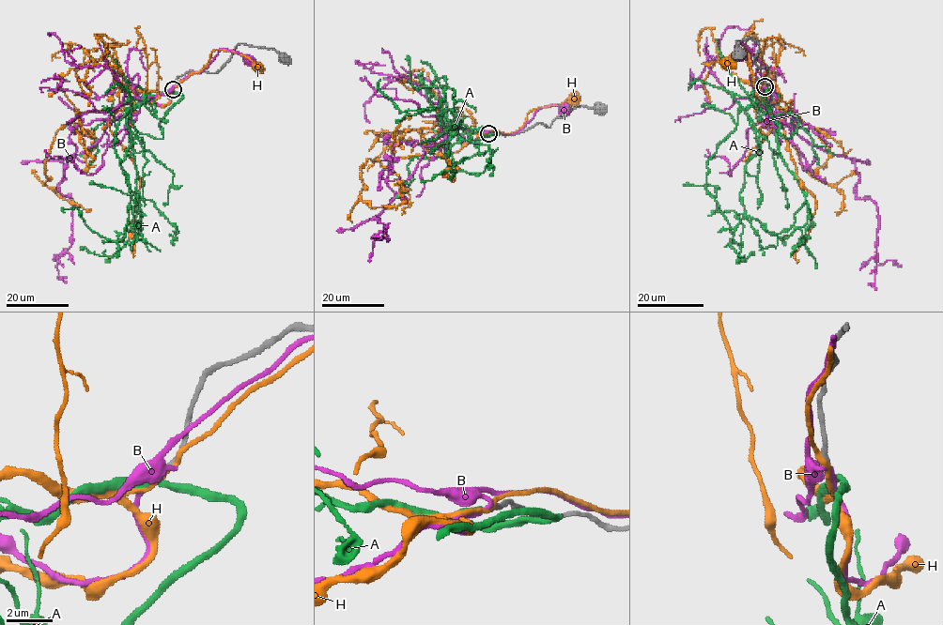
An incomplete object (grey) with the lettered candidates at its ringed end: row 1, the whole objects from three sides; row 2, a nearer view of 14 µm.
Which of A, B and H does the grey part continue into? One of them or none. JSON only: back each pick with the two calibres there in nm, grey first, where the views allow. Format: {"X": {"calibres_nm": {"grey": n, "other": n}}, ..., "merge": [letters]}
{"A": {"calibres_nm": {"grey": 190, "other": 170}}, "merge": ["A"]}

